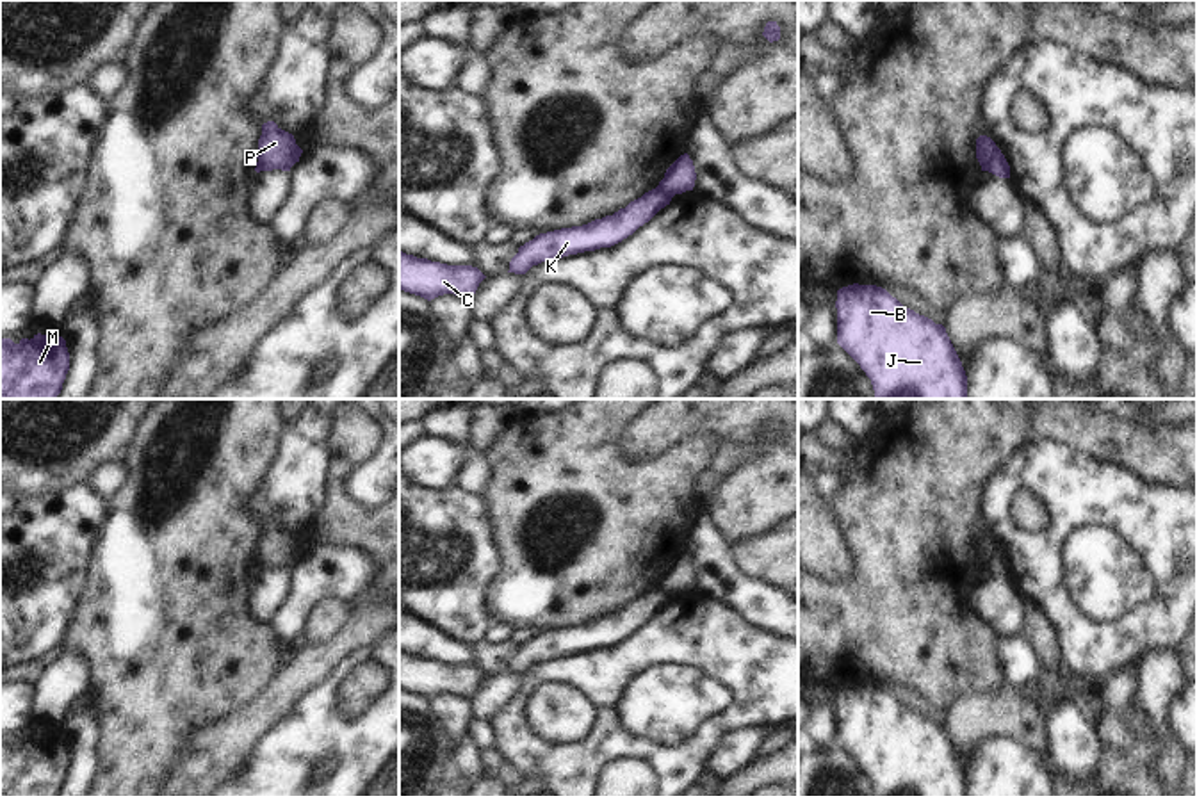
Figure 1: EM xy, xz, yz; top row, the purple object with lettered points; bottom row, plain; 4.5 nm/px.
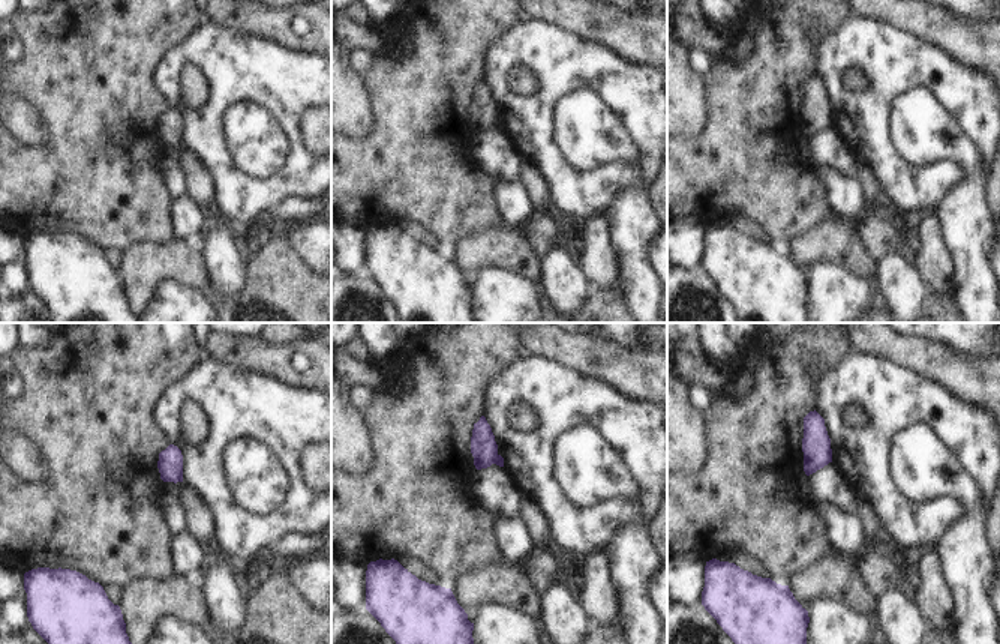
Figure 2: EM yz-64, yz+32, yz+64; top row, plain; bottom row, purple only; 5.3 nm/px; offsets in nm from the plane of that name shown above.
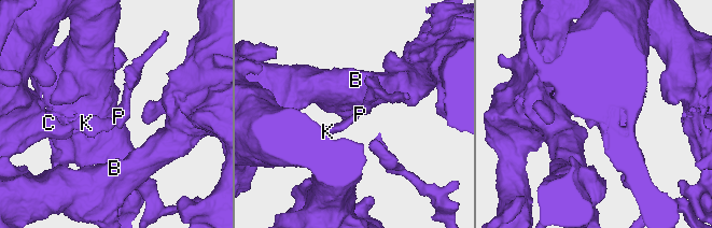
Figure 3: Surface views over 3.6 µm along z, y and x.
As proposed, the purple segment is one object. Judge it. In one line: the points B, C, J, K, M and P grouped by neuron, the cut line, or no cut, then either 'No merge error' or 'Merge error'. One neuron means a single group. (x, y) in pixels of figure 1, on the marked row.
Groups: B C J K M / P. Split along yz (996, 146), (984, 170). Merge error

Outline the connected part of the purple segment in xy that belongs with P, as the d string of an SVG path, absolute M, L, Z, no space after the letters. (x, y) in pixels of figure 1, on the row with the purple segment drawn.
M274 121L262 125L256 150L262 171L290 171L290 167L299 162L301 153L303 150L296 144L292 134L281 130Z

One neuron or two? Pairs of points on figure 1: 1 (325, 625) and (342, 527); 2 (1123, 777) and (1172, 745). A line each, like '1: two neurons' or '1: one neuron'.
1: two neurons
2: two neurons

